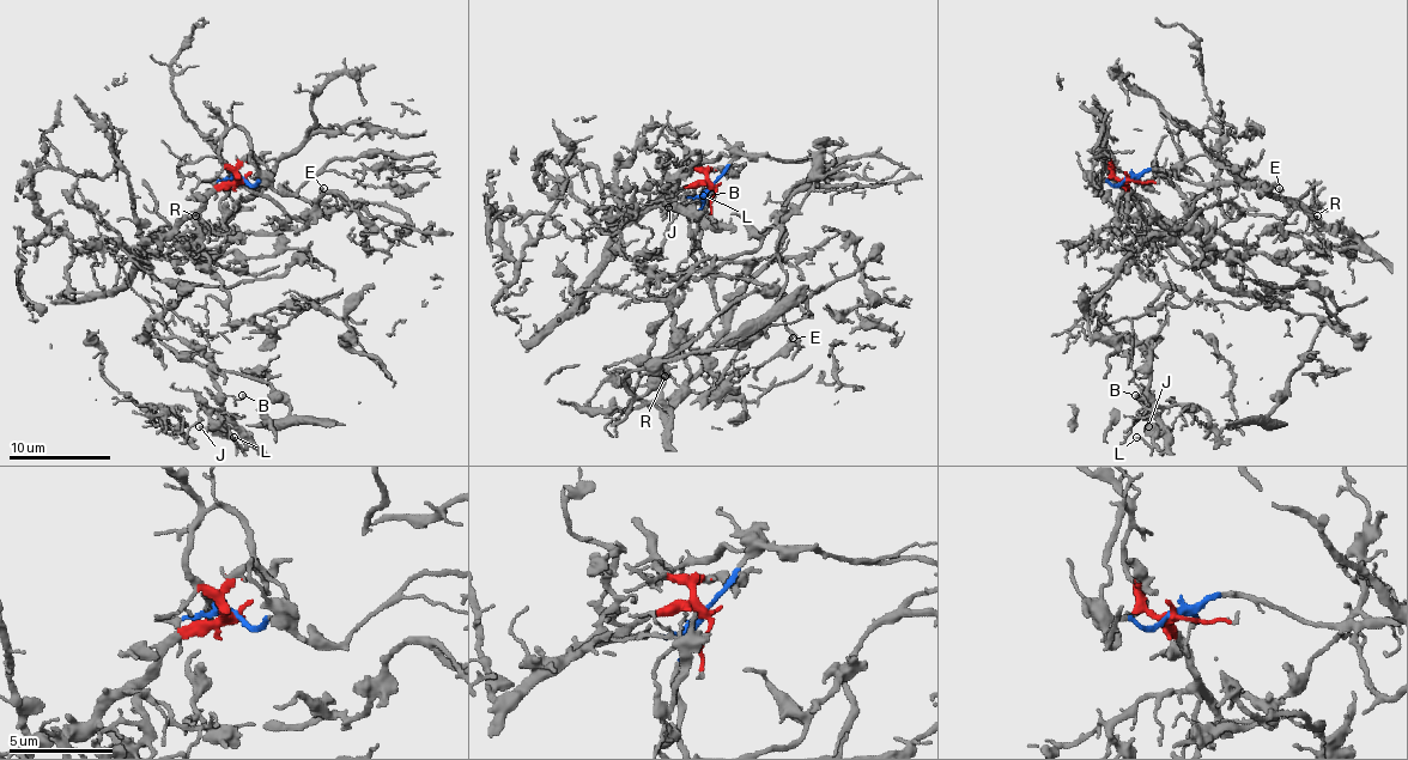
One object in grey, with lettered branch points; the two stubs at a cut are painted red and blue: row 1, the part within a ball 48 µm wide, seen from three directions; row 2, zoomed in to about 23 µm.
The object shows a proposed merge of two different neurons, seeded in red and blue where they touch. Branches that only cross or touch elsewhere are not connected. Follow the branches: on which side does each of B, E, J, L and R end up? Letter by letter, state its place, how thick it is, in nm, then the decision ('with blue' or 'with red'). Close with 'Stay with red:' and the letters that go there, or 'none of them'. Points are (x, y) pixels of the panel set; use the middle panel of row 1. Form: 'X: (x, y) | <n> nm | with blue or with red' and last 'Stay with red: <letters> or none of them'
B: (711, 194) | 140 nm | with red
E: (793, 338) | 170 nm | with blue
J: (668, 207) | 360 nm | with red
L: (703, 195) | 110 nm | with red
R: (665, 376) | 150 nm | with blue
Stay with red: B, J, L

